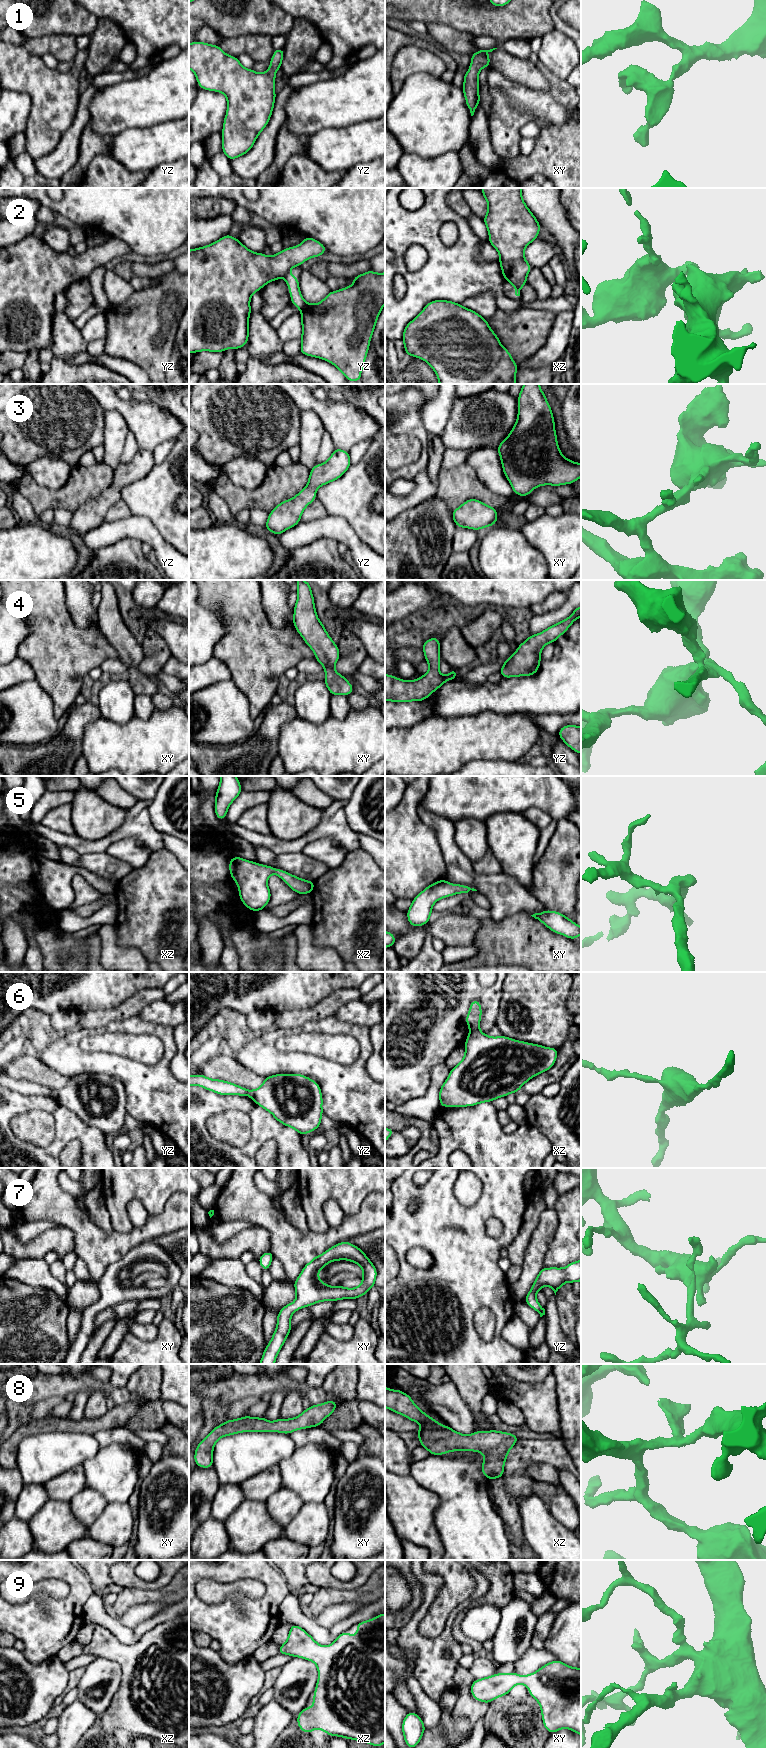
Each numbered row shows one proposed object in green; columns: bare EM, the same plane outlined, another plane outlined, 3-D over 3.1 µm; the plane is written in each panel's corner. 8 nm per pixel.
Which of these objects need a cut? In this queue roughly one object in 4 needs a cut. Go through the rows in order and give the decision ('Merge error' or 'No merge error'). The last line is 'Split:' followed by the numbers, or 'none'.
1: No merge error
2: Merge error
3: No merge error
4: No merge error
5: No merge error
6: Merge error
7: No merge error
8: No merge error
9: No merge error
Split: 2, 6

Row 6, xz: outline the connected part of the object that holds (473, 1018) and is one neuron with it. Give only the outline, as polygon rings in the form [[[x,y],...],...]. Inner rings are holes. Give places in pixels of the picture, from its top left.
[[[472,1000],[470,1004],[469,1013],[465,1017],[465,1021],[469,1027],[470,1032],[479,1030],[481,1016],[482,1009],[479,1000]]]

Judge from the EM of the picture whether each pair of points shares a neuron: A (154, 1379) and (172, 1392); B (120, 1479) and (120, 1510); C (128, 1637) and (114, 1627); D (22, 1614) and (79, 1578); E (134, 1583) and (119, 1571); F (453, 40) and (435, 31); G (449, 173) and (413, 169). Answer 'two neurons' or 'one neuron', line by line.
A: two neurons
B: two neurons
C: one neuron
D: one neuron
E: one neuron
F: one neuron
G: one neuron

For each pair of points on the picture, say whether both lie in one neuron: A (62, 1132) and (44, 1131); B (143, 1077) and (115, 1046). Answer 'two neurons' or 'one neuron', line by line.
A: two neurons
B: two neurons

